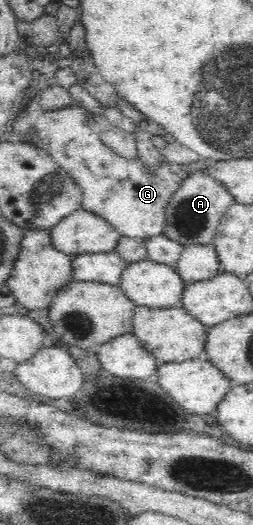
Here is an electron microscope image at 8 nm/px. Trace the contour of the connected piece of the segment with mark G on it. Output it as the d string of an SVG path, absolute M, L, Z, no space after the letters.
M85 108L44 112L31 127L35 132L30 135L28 142L44 148L58 161L60 166L72 174L77 184L84 189L83 208L96 213L96 215L108 220L110 224L121 234L134 238L149 239L150 237L164 235L168 217L168 202L171 196L175 196L184 180L192 174L190 166L186 164L171 165L162 160L160 168L152 170L139 157L126 158L114 153L102 143L102 140L93 132L88 125Z

